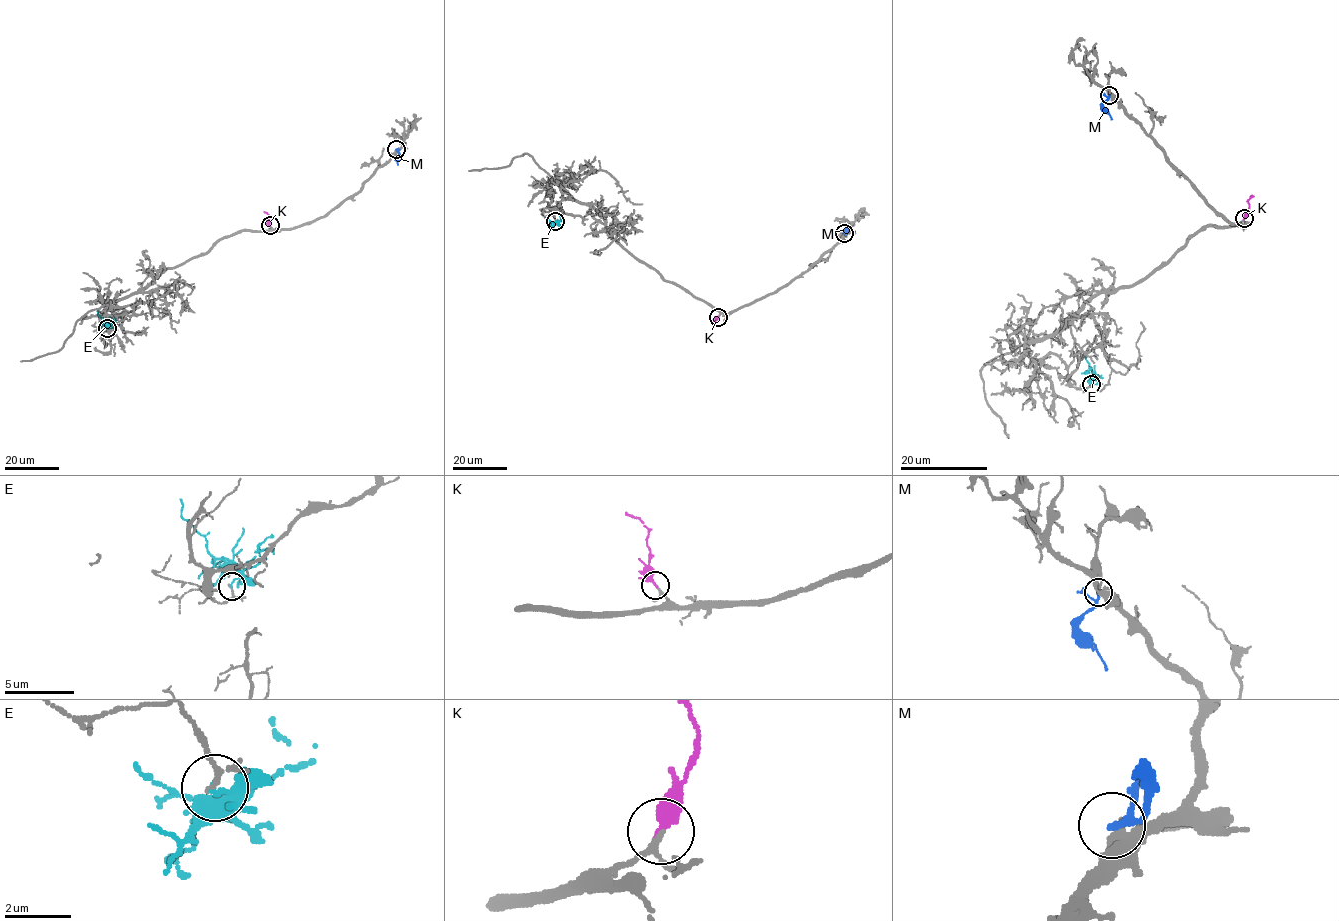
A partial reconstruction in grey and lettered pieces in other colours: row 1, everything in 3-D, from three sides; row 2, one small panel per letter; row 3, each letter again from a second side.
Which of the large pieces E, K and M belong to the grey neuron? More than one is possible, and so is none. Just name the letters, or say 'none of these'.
K

